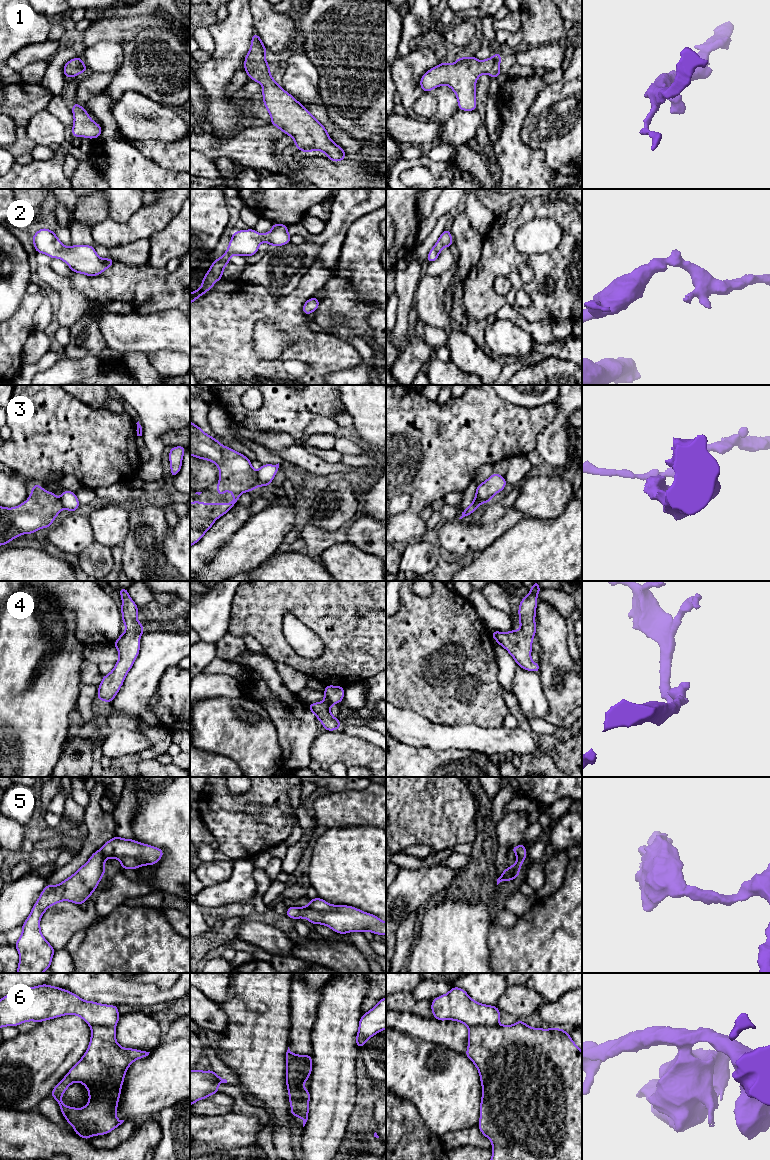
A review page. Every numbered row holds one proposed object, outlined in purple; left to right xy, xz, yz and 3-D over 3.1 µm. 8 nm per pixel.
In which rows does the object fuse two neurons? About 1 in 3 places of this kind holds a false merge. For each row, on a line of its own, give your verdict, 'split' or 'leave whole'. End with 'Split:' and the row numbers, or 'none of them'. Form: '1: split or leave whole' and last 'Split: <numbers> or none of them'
1: leave whole
2: leave whole
3: split
4: leave whole
5: leave whole
6: split
Split: 3, 6

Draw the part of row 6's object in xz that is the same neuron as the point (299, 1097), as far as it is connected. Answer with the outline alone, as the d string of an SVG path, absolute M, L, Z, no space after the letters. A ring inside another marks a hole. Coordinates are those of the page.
M303 1058L295 1063L291 1063L287 1069L287 1089L289 1094L289 1103L291 1106L290 1115L300 1117L303 1120L303 1127L308 1120L310 1100L310 1091L303 1087L303 1084L309 1079L309 1077L301 1076L301 1072L306 1069L306 1058Z

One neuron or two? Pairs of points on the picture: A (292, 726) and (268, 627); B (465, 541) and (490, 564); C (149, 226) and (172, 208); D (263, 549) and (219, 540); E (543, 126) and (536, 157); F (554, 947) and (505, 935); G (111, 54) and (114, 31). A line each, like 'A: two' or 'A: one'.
A: two
B: two
C: one
D: two
E: two
F: one
G: two

